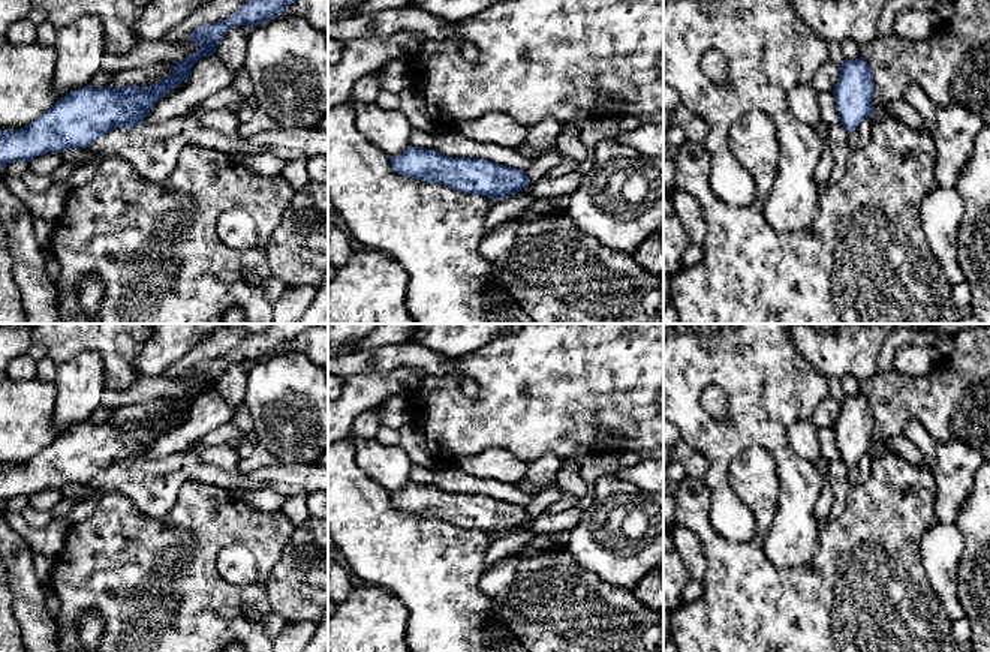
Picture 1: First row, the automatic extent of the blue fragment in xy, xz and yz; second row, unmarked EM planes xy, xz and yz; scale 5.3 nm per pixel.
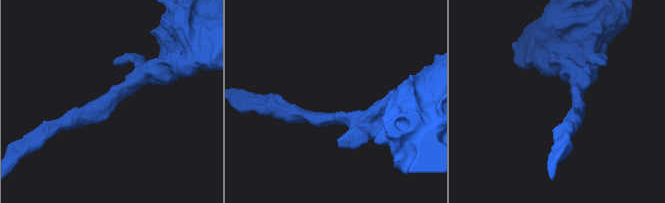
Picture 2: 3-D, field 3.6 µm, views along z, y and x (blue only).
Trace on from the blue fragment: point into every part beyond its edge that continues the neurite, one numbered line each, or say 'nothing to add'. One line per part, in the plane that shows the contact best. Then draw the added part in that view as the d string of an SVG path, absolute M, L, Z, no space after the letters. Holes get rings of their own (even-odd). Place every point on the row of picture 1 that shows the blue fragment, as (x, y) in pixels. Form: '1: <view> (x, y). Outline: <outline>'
nothing to add

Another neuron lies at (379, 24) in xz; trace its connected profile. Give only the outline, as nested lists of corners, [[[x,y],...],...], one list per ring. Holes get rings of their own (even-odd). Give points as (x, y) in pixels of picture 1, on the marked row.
[[[415,4],[376,10],[341,21],[328,21],[328,37],[338,39],[344,43],[361,37],[383,39],[407,31],[421,31],[434,40],[454,39],[454,33],[446,21]]]

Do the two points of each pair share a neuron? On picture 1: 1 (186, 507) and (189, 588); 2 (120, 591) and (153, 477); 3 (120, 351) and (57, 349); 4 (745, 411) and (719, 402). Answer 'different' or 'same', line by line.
1: same
2: different
3: same
4: different

